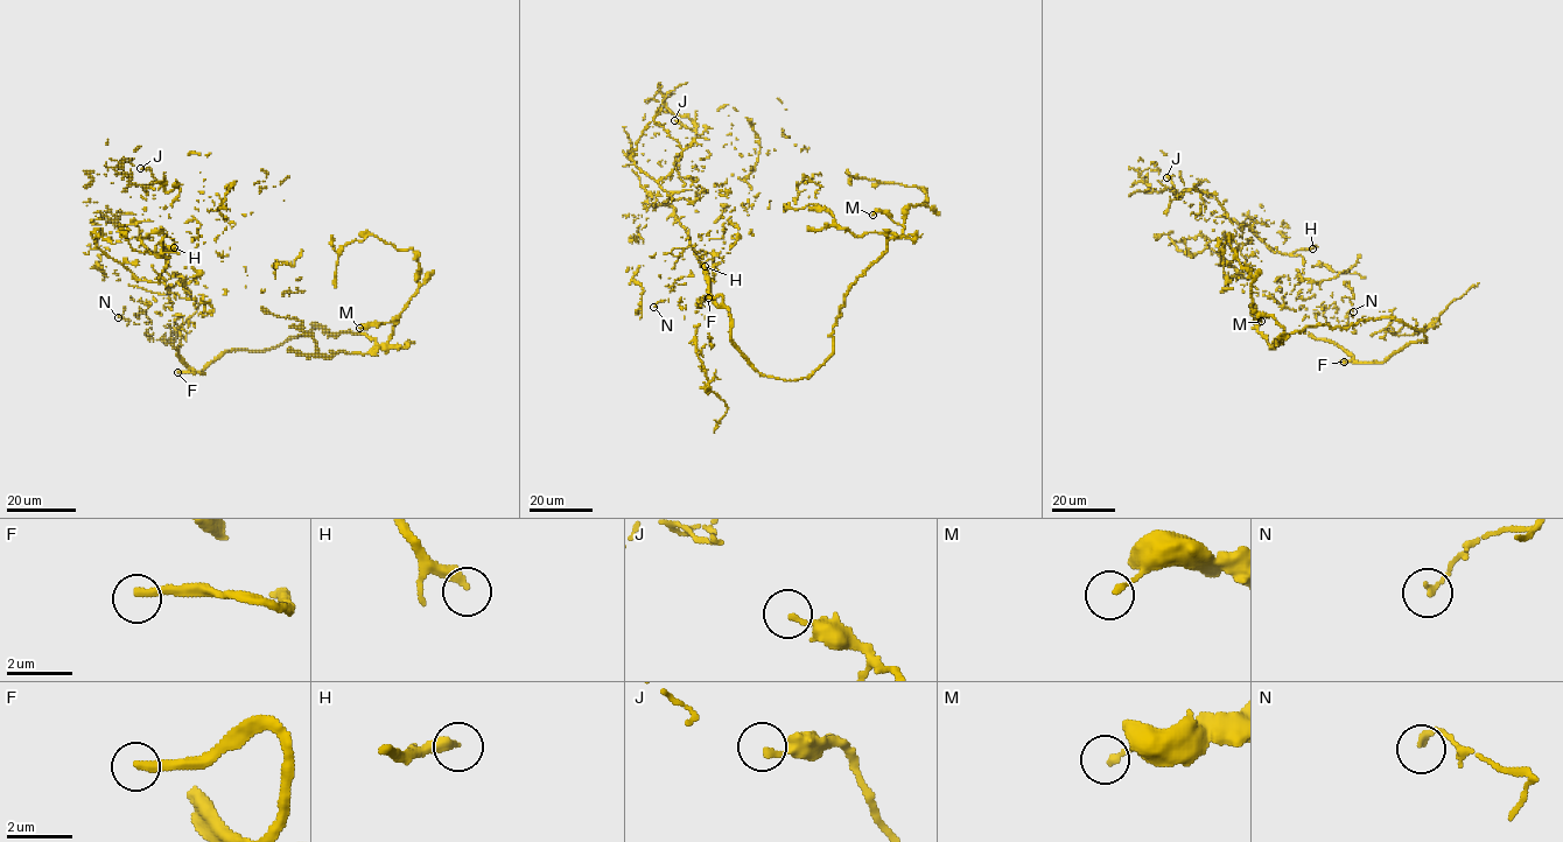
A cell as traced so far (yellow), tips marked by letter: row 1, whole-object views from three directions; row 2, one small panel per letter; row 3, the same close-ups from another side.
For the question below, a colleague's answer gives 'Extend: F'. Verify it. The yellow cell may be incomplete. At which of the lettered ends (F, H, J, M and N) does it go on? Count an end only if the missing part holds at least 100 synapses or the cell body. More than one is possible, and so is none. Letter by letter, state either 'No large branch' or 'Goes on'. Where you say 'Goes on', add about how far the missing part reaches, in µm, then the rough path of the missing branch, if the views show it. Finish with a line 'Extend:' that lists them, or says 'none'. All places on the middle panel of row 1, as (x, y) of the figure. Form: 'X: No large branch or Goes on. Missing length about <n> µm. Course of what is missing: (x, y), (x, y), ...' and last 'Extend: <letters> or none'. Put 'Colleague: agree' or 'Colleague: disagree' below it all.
F: Goes on. Missing length about 40 µm. Course of what is missing: (708, 297), (707, 290), (723, 278), (735, 283), (755, 259), (775, 258)
H: No large branch
J: No large branch
M: No large branch
N: No large branch
Extend: F
Colleague: agree

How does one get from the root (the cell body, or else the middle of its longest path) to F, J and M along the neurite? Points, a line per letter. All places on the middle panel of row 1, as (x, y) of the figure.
F: (743, 352), (730, 337), (731, 315), (721, 306), (722, 295), (708, 297)
J: (743, 352), (702, 257), (678, 258), (714, 254), (656, 203), (709, 155), (707, 131), (674, 120)
M: (743, 352), (779, 379), (810, 377), (824, 362), (843, 295), (903, 233), (887, 215), (873, 215)

